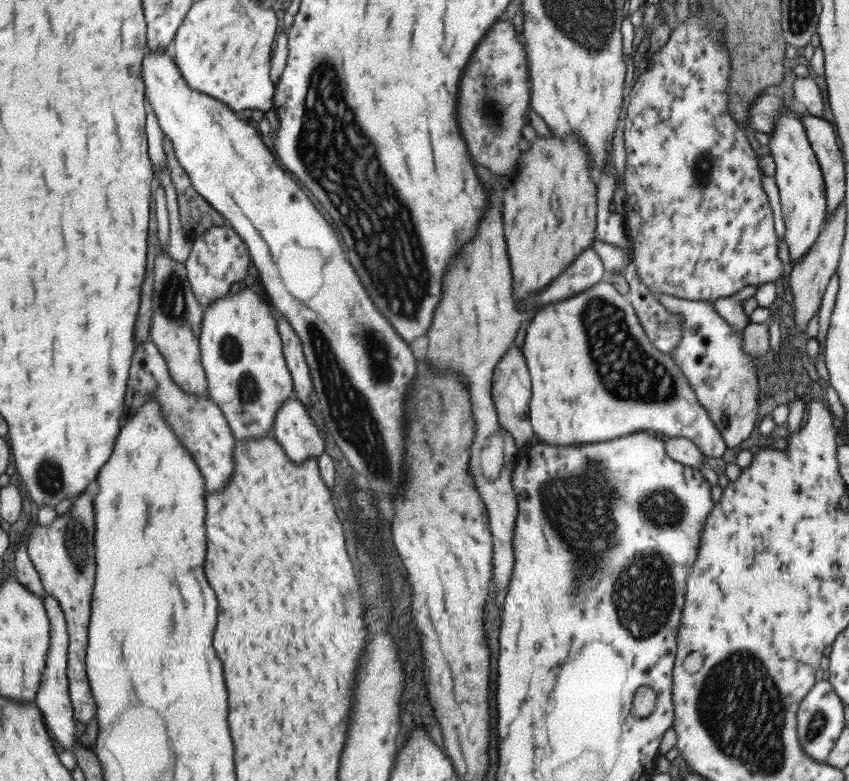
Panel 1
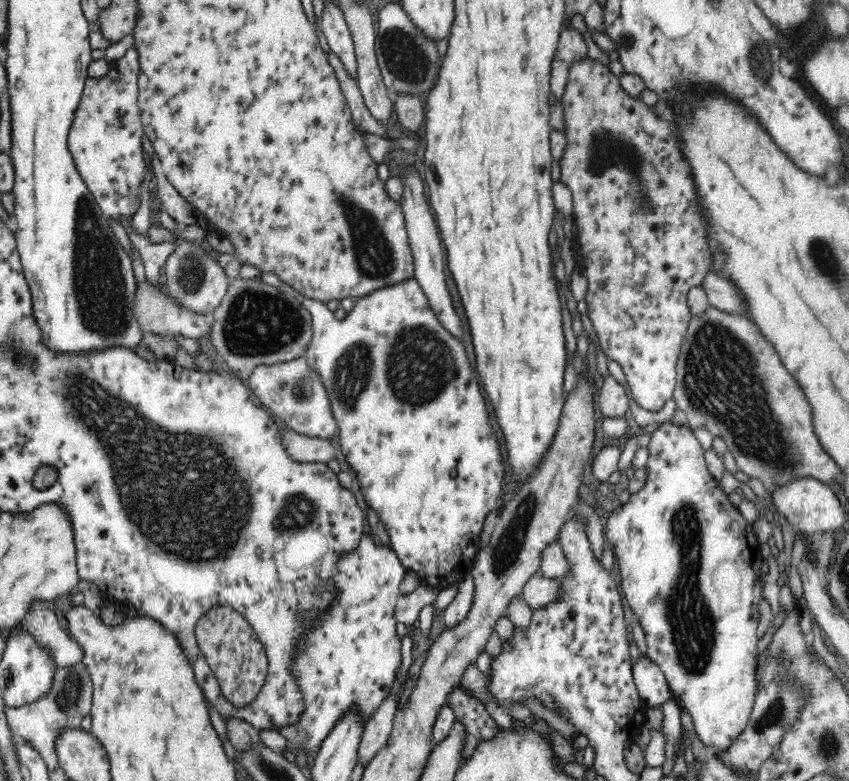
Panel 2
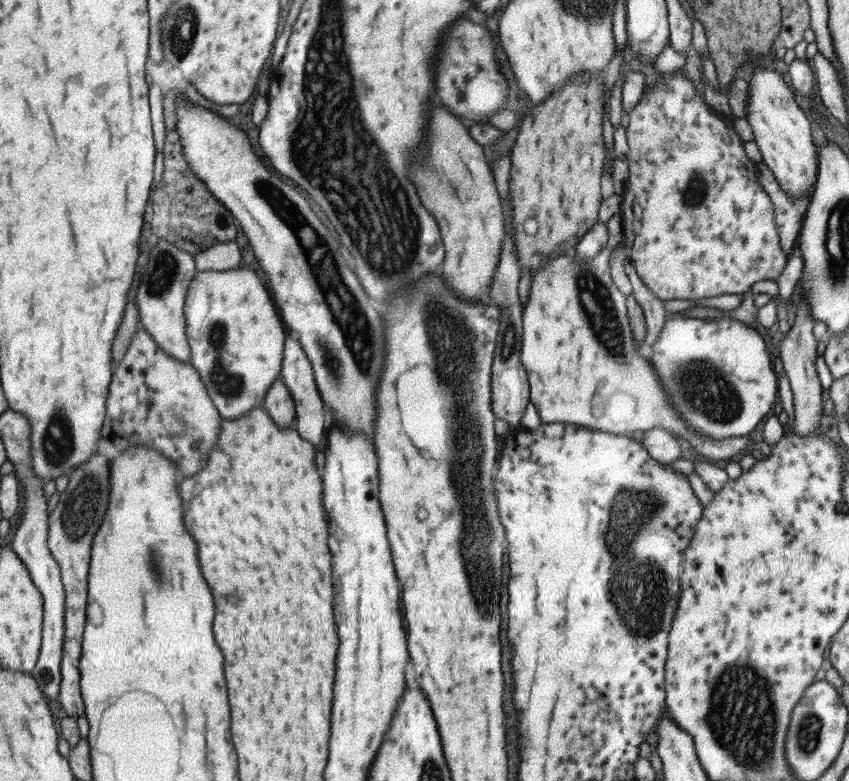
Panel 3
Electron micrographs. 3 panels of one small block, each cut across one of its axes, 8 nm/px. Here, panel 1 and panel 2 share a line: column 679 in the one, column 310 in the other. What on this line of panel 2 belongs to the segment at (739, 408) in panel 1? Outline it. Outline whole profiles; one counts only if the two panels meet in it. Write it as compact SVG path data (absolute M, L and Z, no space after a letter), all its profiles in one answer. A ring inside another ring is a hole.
M414 278L376 289L371 294L356 298L353 309L344 318L335 318L334 313L321 301L308 299L297 291L290 291L310 313L312 336L302 356L306 359L309 369L320 377L322 386L325 388L338 428L340 452L349 464L349 468L352 468L356 474L358 488L360 488L360 494L367 508L376 512L376 516L384 524L391 548L399 561L405 568L417 573L421 584L435 589L459 584L464 580L464 576L471 572L475 564L475 558L480 551L479 540L484 522L490 512L496 508L496 502L498 502L502 486L504 486L504 478L506 478L506 466L508 466L500 438L498 438L498 430L492 424L486 398L482 395L480 382L476 378L476 372L472 370L472 364L466 355L464 345L438 322L428 306L426 295L422 293L420 285Z

